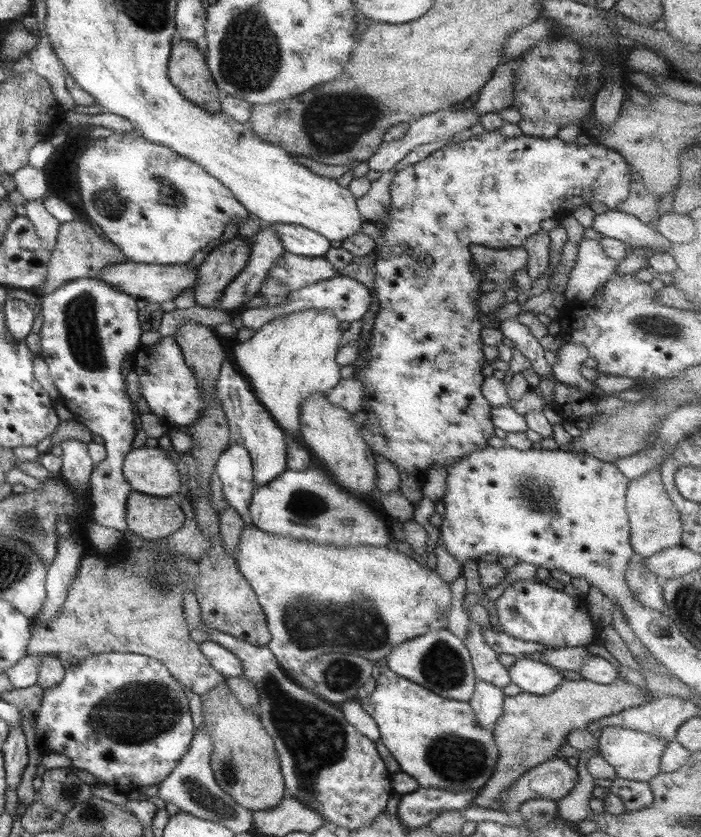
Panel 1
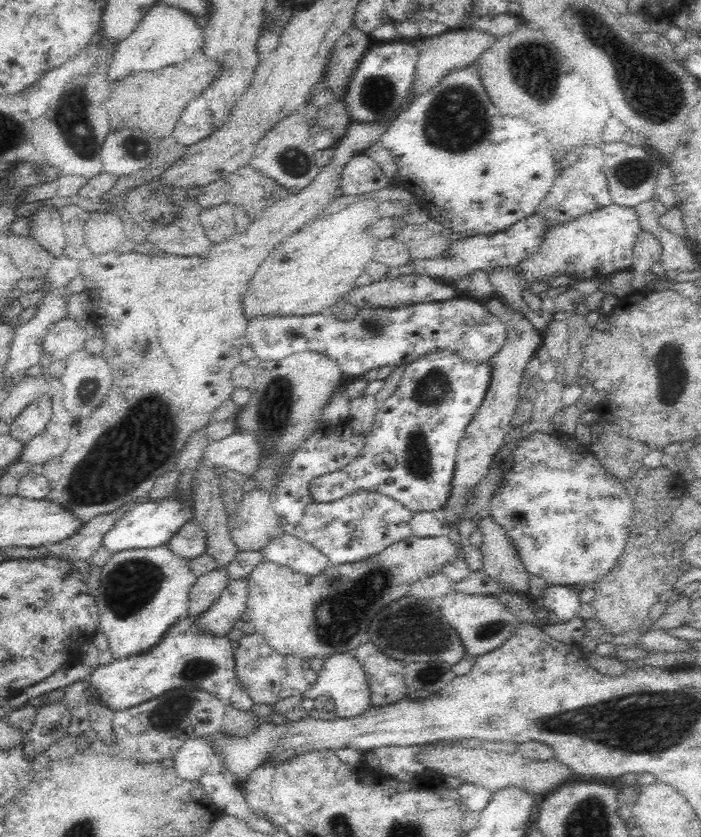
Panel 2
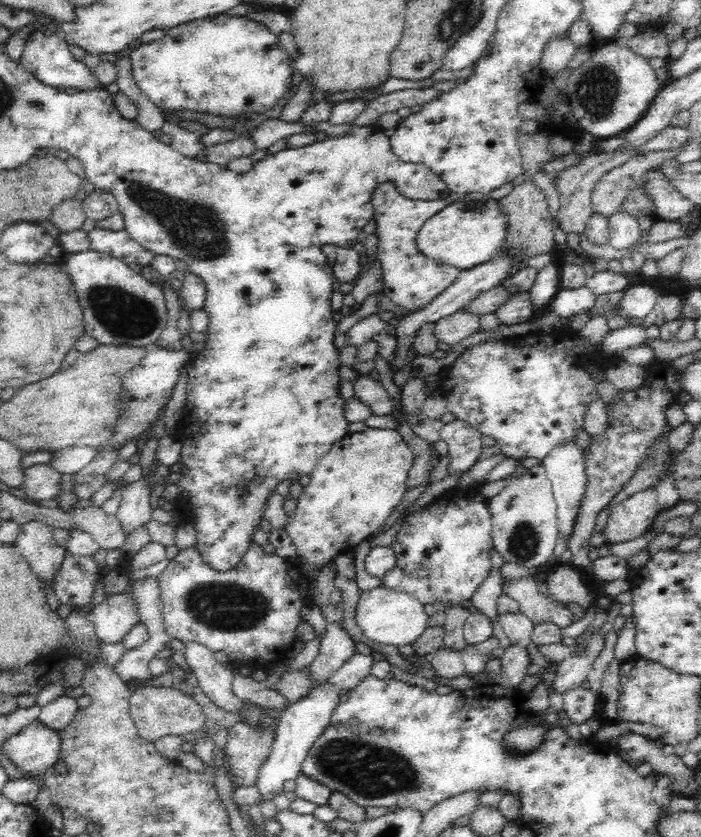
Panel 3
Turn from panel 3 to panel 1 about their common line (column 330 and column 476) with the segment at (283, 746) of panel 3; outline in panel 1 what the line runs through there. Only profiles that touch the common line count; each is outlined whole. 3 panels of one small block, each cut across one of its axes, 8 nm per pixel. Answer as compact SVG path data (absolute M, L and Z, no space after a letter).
M476 677L475 692L468 704L474 710L474 718L482 728L491 731L494 729L503 712L504 700L505 695L502 689Z

